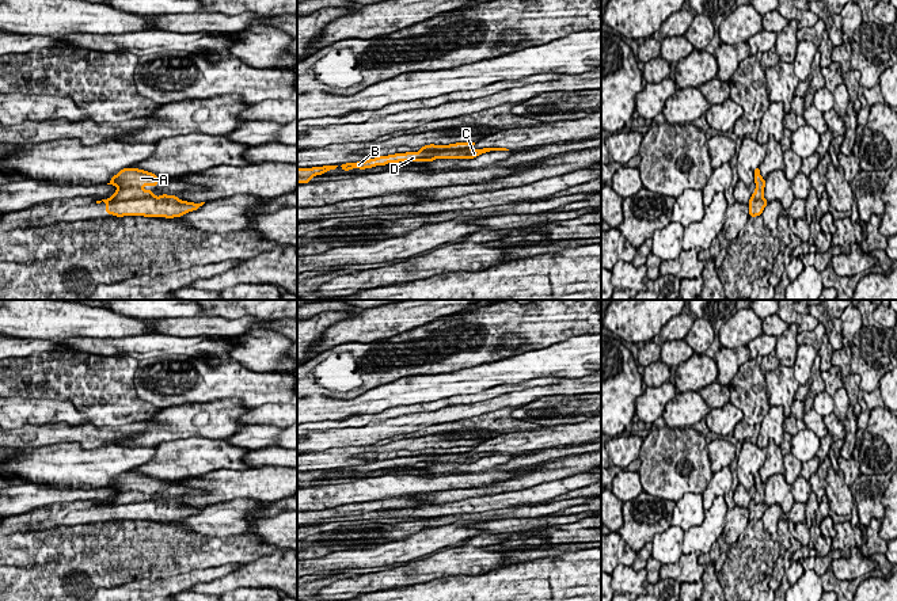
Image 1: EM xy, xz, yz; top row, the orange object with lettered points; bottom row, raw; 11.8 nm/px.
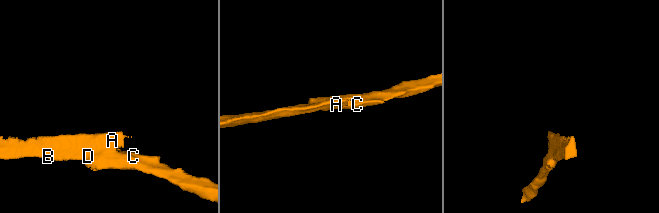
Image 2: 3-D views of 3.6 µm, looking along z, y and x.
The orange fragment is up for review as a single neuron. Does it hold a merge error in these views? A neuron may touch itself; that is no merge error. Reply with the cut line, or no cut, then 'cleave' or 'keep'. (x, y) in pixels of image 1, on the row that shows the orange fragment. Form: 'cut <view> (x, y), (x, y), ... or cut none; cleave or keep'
cut xy (154, 196), (116, 200), (109, 204); cleave

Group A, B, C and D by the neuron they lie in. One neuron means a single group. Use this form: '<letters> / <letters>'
A B D / C

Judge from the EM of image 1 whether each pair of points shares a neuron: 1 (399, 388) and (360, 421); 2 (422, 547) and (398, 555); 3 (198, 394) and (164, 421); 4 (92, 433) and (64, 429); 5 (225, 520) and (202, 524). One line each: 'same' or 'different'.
1: different
2: same
3: different
4: same
5: same

